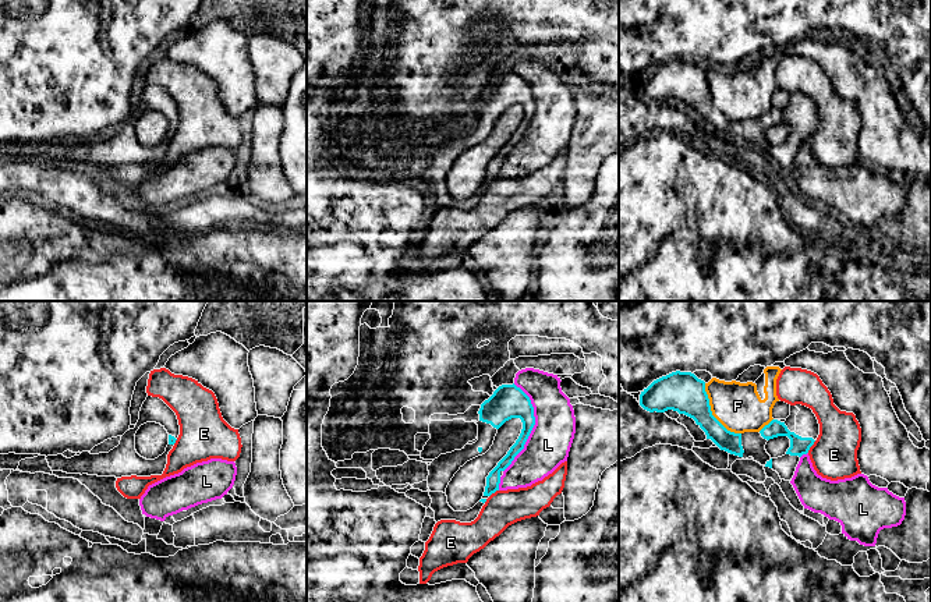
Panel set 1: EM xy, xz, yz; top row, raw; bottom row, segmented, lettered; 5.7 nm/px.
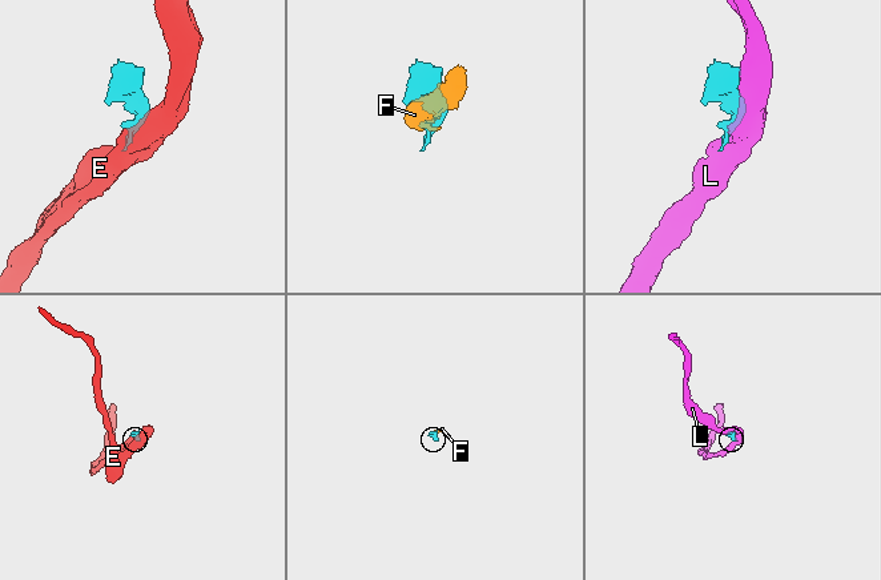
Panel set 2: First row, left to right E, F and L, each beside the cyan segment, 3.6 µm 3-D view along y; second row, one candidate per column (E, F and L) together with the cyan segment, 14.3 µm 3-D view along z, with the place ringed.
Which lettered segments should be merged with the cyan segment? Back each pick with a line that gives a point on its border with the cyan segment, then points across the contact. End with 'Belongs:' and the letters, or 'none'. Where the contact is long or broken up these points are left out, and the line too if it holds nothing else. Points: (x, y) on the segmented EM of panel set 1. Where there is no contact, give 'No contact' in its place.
Belongs: none

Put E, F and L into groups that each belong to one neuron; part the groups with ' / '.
E / F / L

